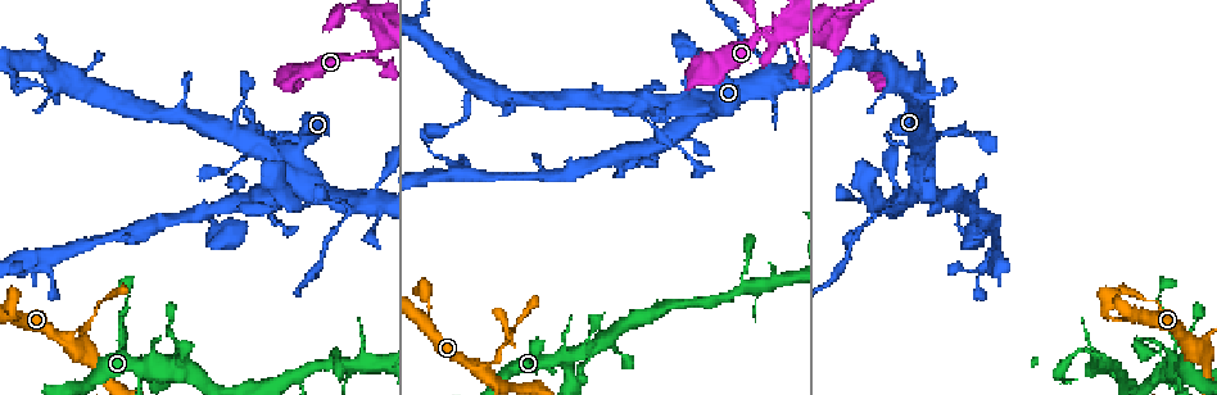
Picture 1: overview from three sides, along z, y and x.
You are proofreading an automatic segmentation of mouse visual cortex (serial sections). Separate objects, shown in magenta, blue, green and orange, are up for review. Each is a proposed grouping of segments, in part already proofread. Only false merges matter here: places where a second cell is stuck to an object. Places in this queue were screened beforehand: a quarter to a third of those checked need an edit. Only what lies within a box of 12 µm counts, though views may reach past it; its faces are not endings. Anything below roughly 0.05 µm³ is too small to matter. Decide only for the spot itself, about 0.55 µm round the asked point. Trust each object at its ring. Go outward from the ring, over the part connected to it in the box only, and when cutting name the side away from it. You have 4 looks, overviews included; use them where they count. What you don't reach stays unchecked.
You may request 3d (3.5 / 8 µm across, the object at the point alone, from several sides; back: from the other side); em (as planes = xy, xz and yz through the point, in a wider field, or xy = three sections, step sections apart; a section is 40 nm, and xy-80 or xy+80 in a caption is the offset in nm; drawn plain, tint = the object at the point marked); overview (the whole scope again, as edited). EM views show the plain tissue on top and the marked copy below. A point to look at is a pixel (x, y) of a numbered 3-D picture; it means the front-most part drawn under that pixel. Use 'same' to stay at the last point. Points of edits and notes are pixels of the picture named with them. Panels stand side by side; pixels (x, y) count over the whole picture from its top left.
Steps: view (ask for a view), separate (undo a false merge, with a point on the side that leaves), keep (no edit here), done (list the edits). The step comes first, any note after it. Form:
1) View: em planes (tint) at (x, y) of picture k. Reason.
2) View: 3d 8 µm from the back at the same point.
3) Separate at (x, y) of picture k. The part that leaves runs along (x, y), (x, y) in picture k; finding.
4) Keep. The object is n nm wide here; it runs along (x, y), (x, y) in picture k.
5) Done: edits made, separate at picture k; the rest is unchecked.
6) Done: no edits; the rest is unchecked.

View: 3d 8 µm at (1123, 319) of picture 1. Sudden change in width.

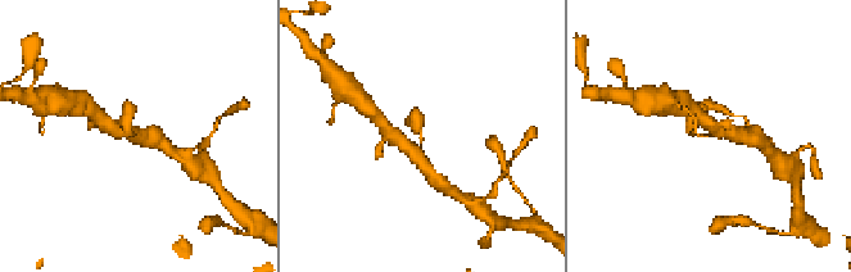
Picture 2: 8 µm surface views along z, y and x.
View: 3d 3.5 µm at (420, 140) of picture 2.

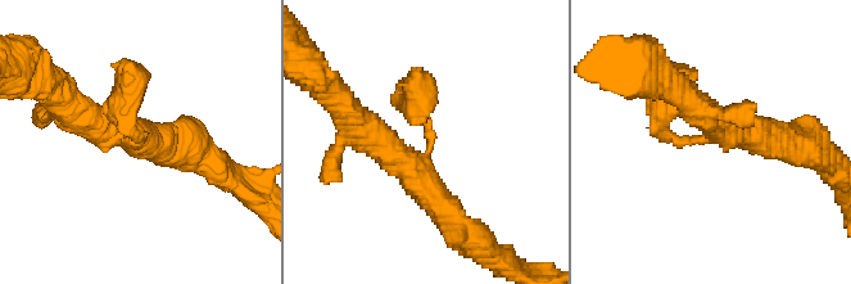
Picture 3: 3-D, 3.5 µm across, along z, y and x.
Keep. The arms are 200, 400, 400 nm wide; it runs along (786, 144), (674, 139), (661, 100) in picture 3; continuous, no second cell.

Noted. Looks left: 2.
View: 3d 3.5 µm at (1187, 339) of picture 1. Abrupt turn.

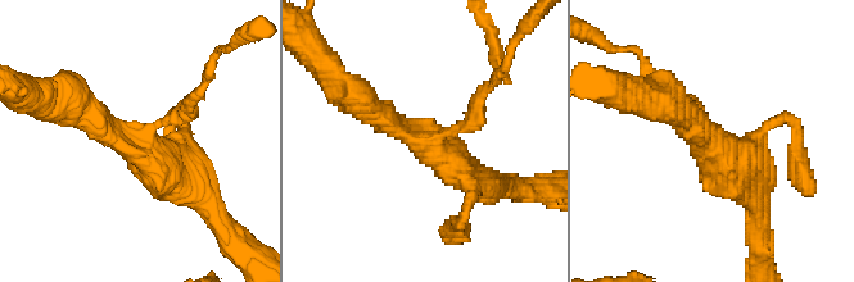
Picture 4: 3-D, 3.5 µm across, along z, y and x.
View: em xy step 2 (tint) at (141, 147) of picture 4. 4 arms meet here; the arms are 200, 300, 350, 350 nm wide.

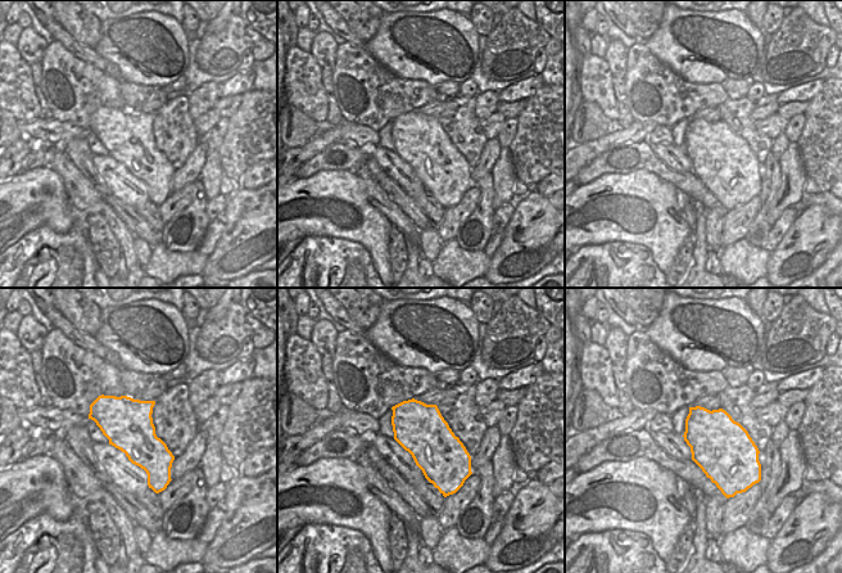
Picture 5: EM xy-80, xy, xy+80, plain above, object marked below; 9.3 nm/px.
Keep. It runs along (77, 105), (203, 192) in picture 4; all the same cell.

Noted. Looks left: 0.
Done: no edits; the rest is unchecked.

